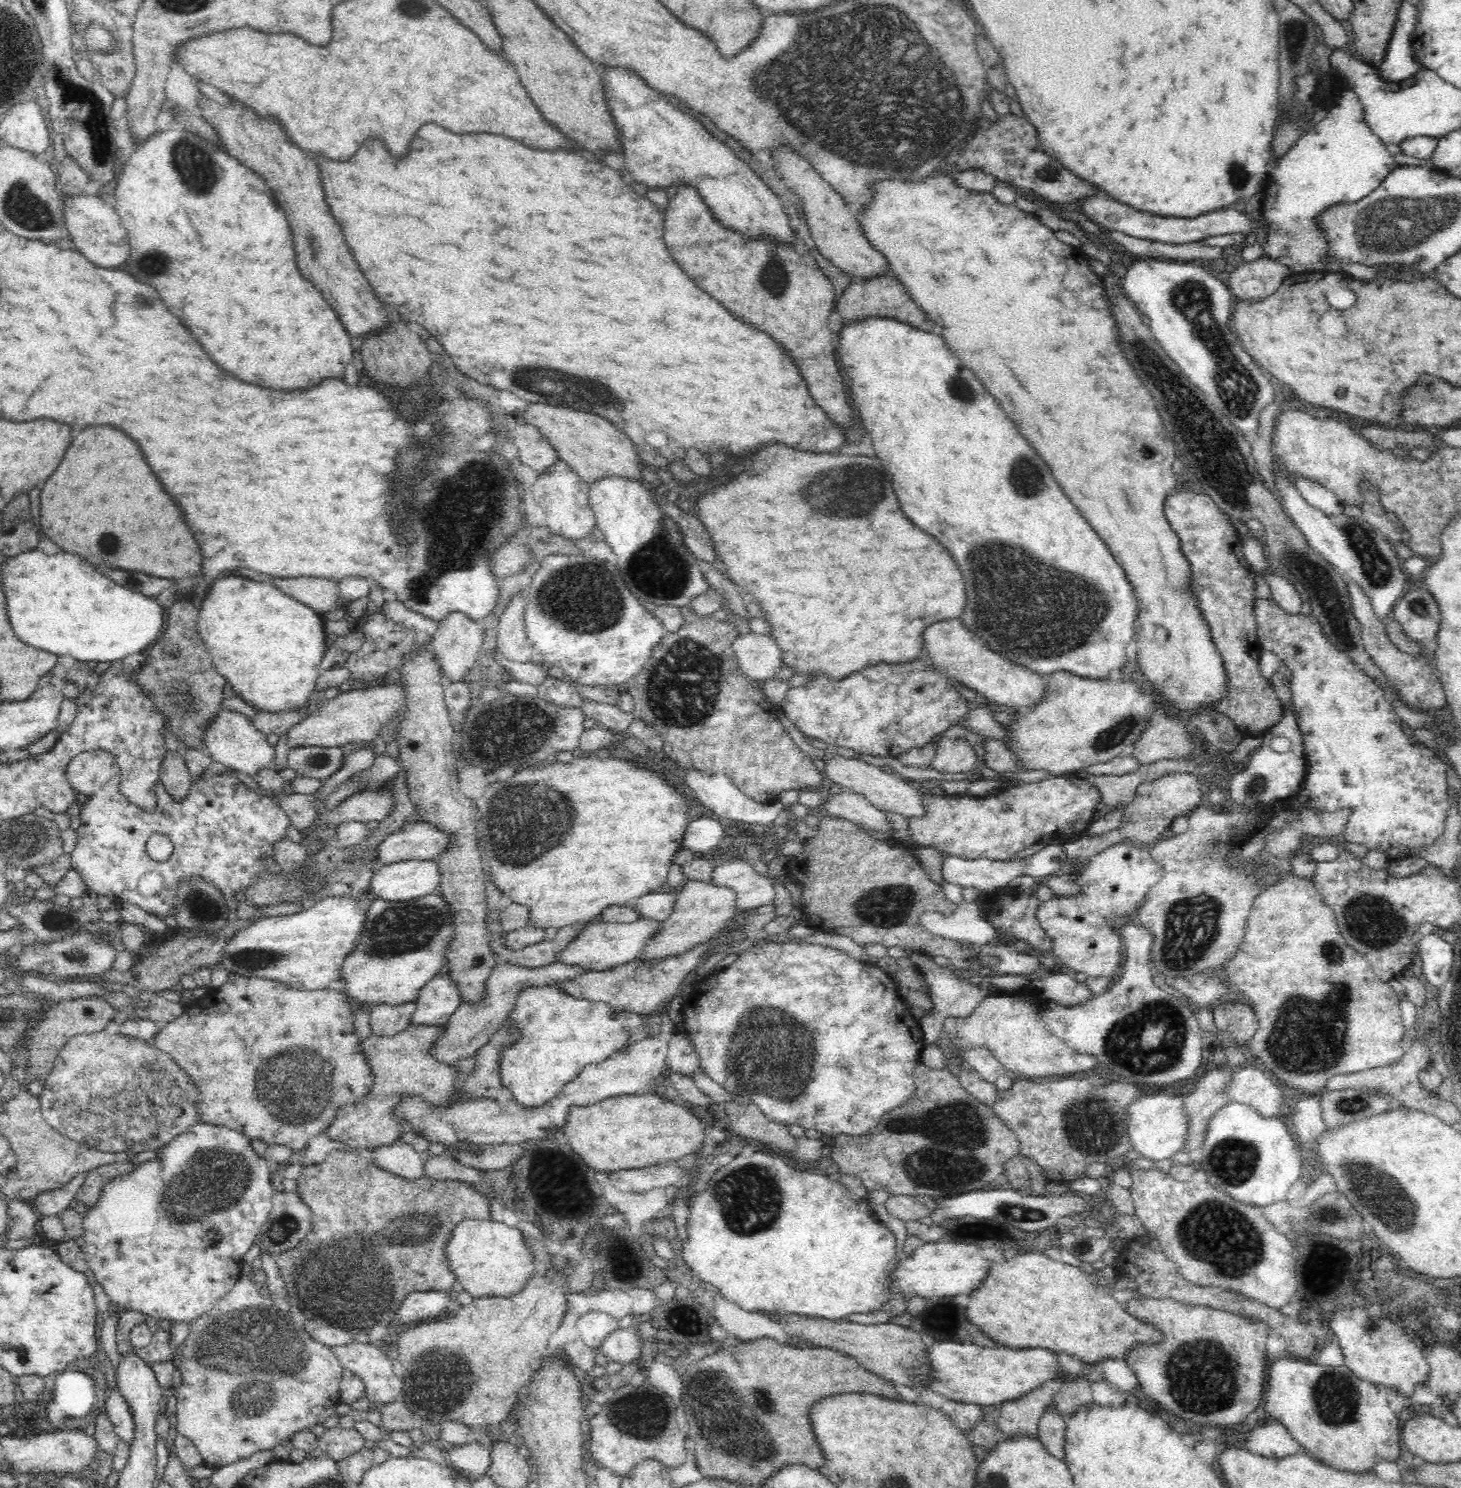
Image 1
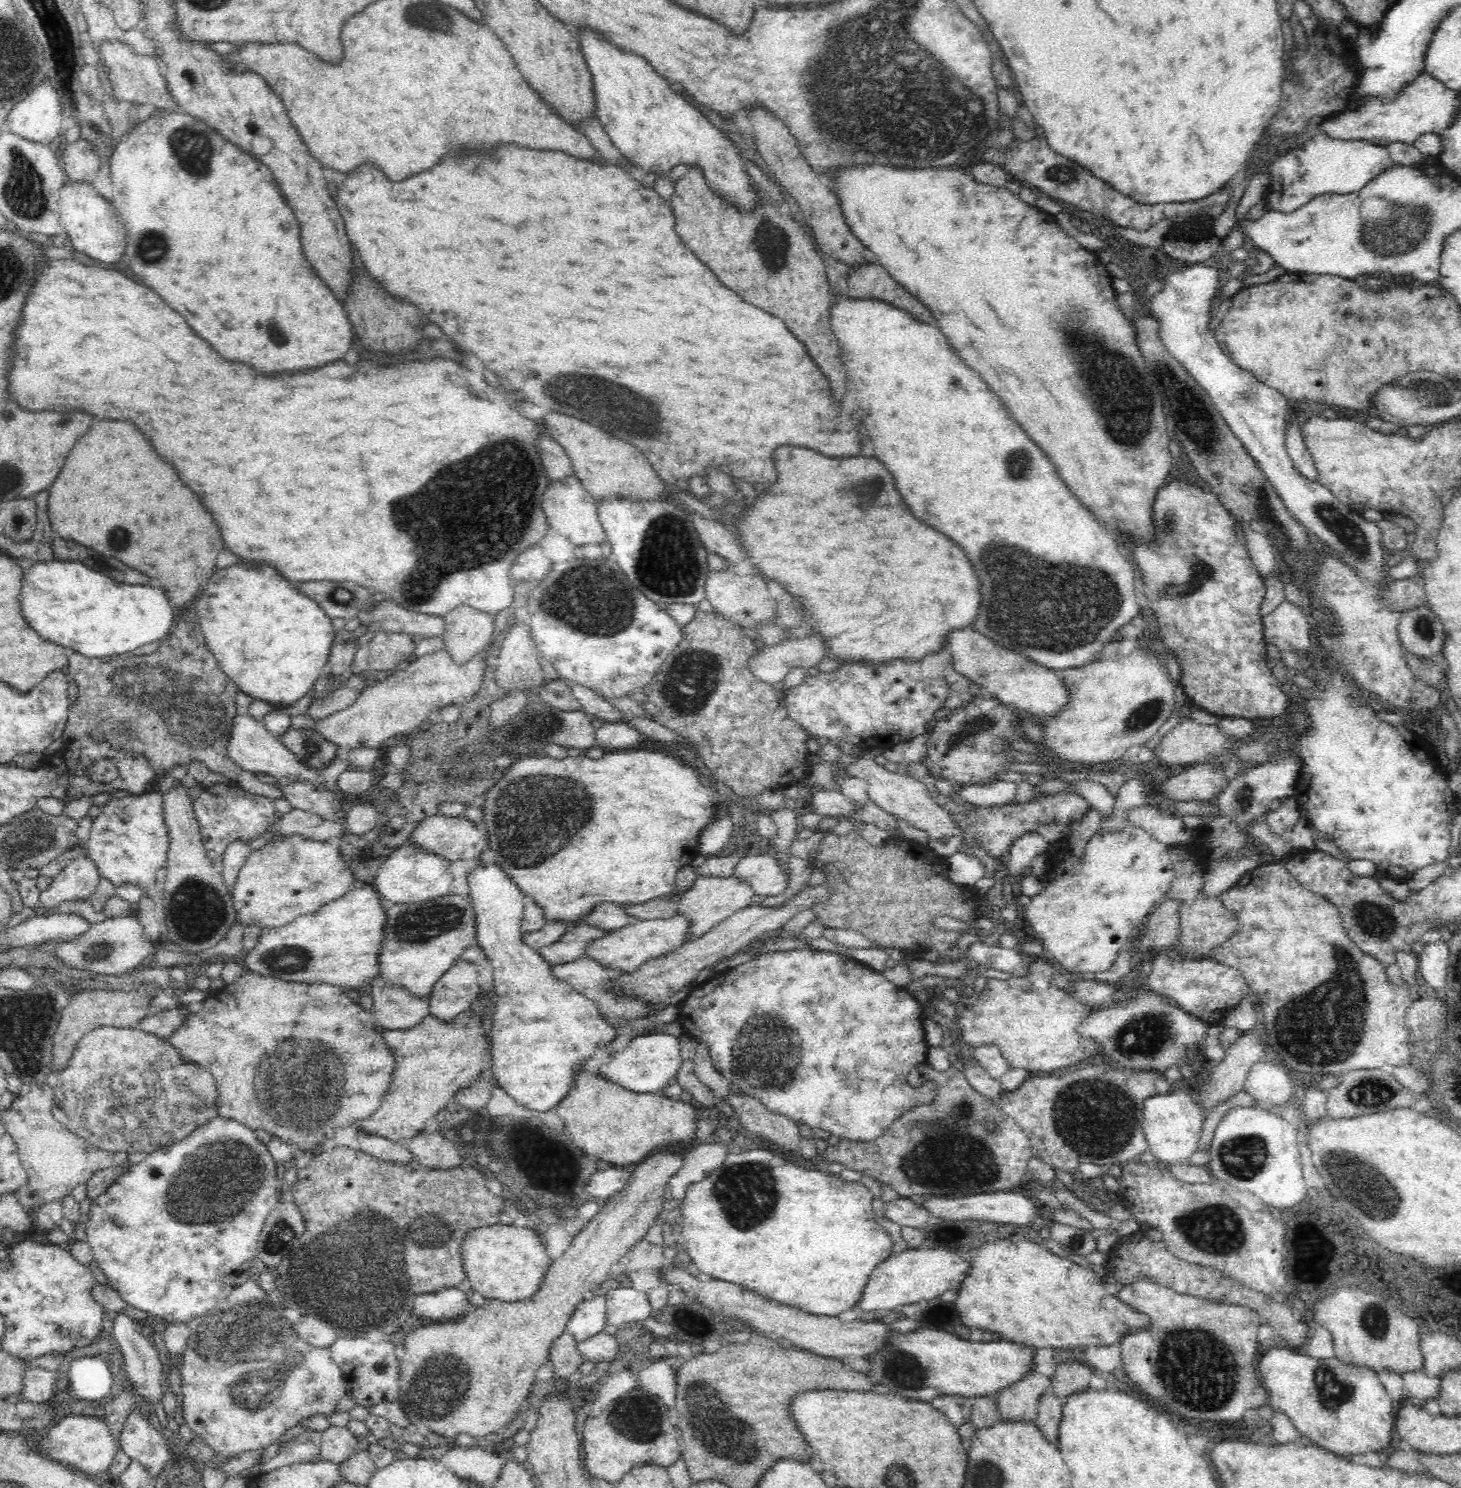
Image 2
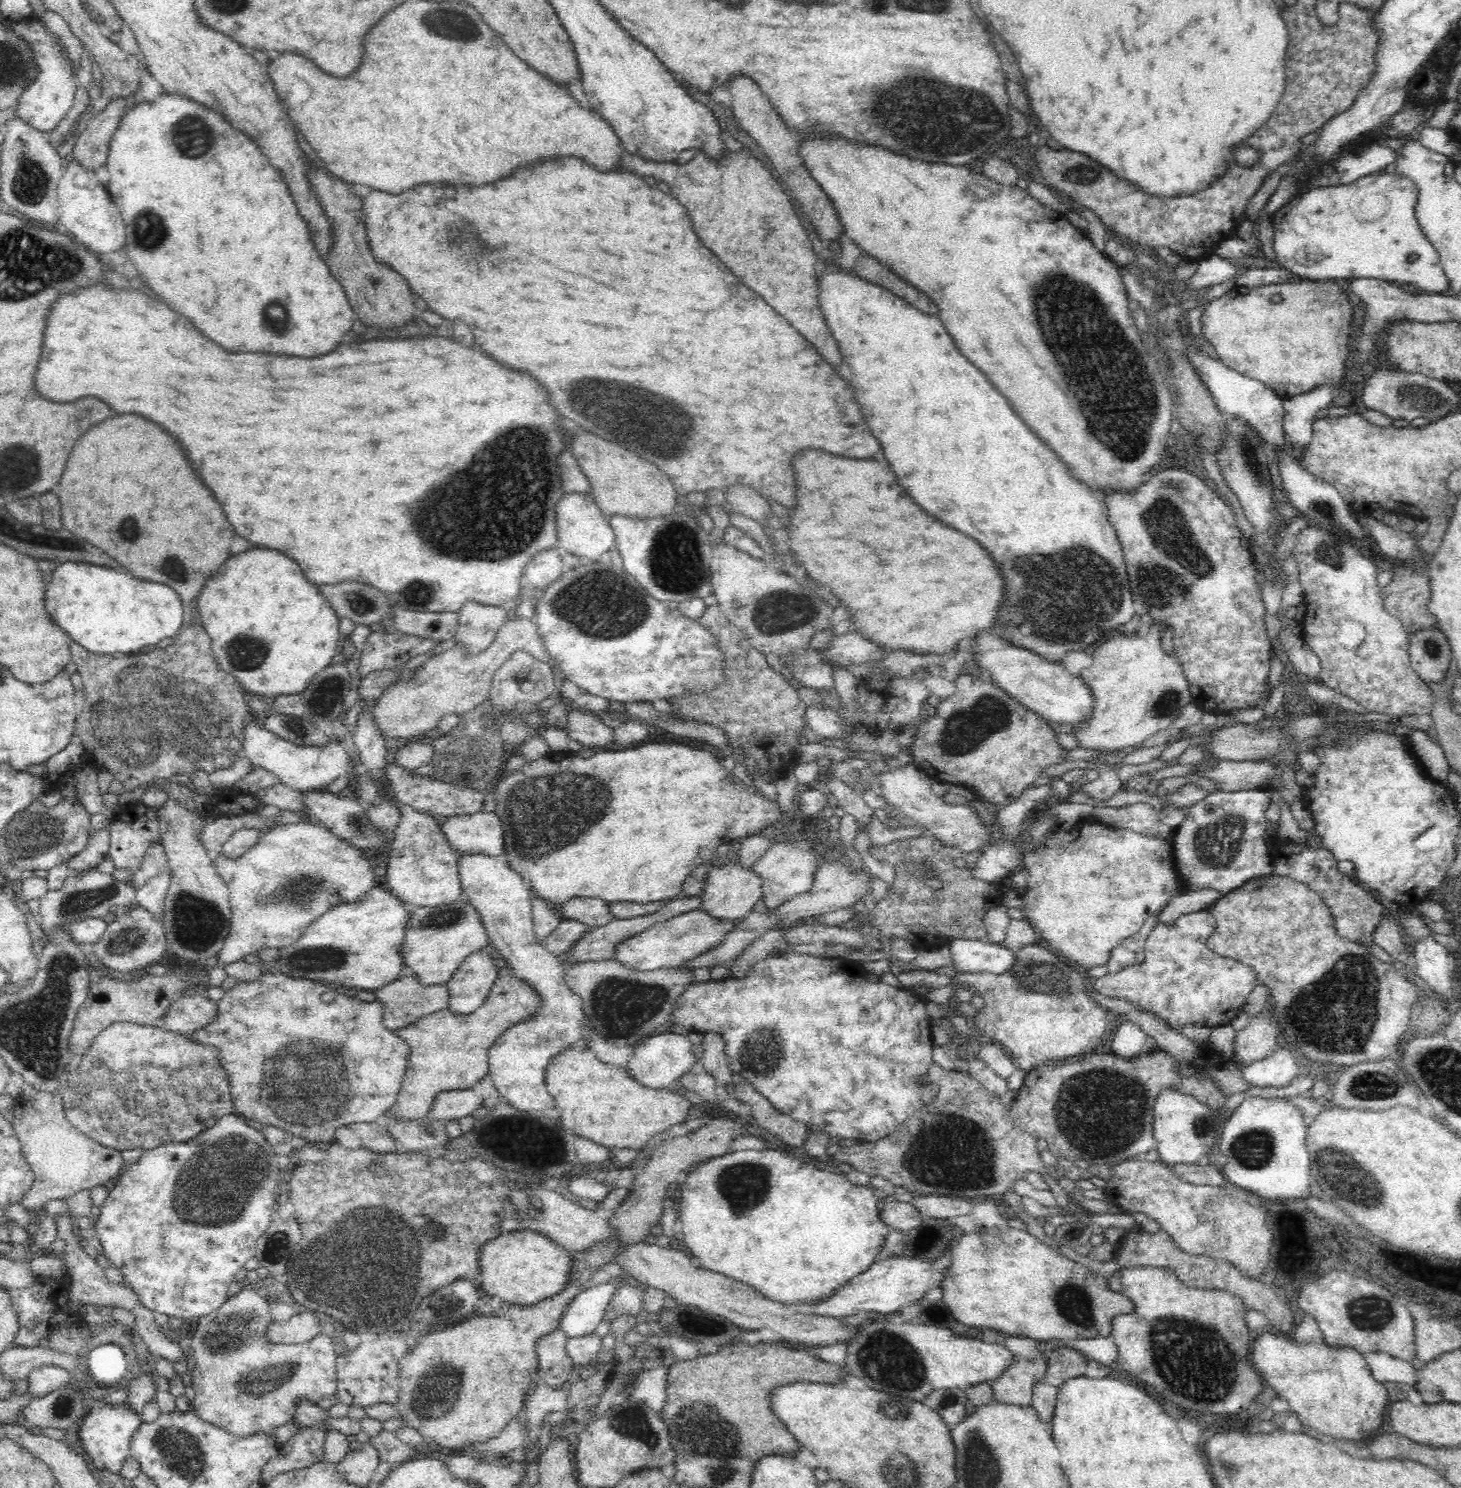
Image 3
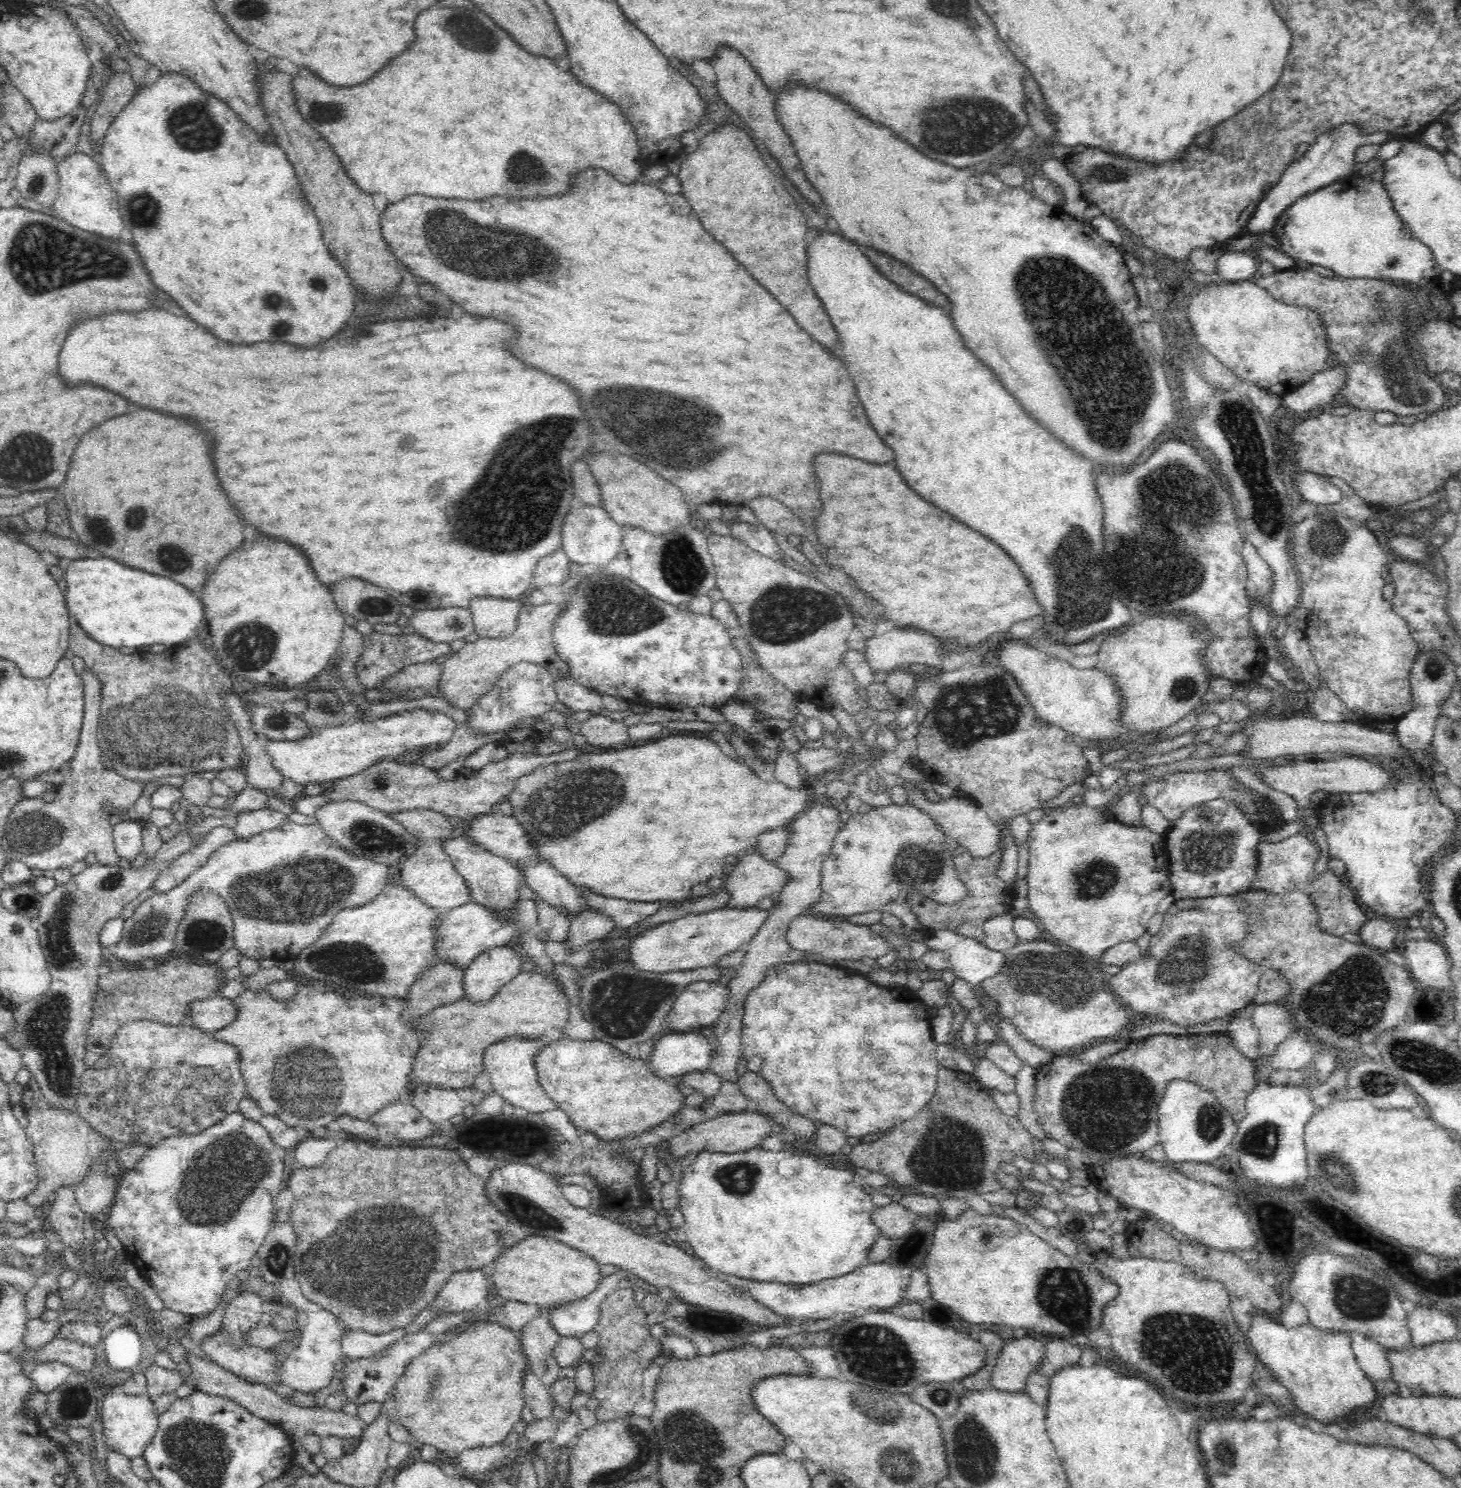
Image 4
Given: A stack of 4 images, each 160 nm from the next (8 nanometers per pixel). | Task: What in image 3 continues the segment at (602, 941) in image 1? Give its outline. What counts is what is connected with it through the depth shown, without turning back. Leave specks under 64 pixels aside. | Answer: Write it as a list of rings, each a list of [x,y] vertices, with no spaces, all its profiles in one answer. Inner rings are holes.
[[[702,909],[693,910],[657,923],[641,934],[624,940],[622,944],[616,946],[613,958],[628,968],[642,972],[659,968],[679,968],[682,964],[702,956],[706,950],[712,950],[714,946],[718,946],[740,922],[740,919],[721,922],[710,917],[710,914]]]

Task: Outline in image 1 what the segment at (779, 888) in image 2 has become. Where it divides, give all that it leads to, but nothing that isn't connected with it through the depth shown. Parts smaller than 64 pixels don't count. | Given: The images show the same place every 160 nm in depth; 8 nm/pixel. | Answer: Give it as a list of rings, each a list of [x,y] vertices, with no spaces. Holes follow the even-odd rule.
[[[736,860],[716,867],[712,884],[735,891],[736,910],[740,913],[753,912],[759,906],[774,904],[773,880],[758,874],[747,860]]]

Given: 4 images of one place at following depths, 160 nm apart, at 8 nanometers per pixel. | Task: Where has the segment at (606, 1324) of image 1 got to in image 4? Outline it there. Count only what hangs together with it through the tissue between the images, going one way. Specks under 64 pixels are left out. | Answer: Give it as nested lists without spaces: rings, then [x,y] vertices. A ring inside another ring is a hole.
[[[622,1269],[608,1275],[600,1282],[598,1288],[582,1300],[568,1302],[564,1306],[554,1308],[550,1314],[550,1324],[561,1337],[576,1337],[591,1334],[598,1324],[601,1302],[608,1294],[618,1289],[618,1282],[624,1278]]]

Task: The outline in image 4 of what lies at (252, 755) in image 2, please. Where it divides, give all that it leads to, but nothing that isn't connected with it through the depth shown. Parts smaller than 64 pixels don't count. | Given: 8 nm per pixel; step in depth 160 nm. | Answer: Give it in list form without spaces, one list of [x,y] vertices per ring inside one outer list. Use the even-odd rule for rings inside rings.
[[[415,709],[412,711],[405,711],[402,714],[392,714],[390,716],[381,717],[381,718],[373,718],[373,720],[362,720],[362,719],[349,719],[348,721],[342,723],[338,726],[329,726],[323,729],[319,729],[317,731],[313,731],[310,736],[306,736],[304,738],[295,740],[295,741],[276,741],[269,740],[267,738],[261,738],[261,741],[264,740],[264,744],[267,743],[267,751],[270,753],[270,759],[272,759],[272,765],[284,775],[284,778],[294,780],[294,782],[306,786],[308,782],[328,782],[329,780],[341,779],[347,776],[352,776],[353,774],[358,774],[362,772],[366,767],[372,766],[374,763],[383,761],[383,760],[394,760],[396,761],[398,756],[402,756],[404,752],[408,752],[408,750],[414,750],[414,748],[420,748],[422,746],[430,746],[430,744],[444,745],[450,738],[453,737],[454,731],[456,730],[458,723],[454,721],[454,719],[447,716],[445,713],[441,711],[432,711],[429,712],[425,709]]]

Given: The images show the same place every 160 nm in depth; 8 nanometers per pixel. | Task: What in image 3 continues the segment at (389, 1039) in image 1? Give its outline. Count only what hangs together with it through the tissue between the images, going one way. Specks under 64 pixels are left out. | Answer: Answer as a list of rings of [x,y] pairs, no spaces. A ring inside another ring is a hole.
[[[516,975],[500,976],[494,980],[494,987],[486,1002],[470,1014],[453,1013],[444,1009],[430,1013],[415,1020],[411,1025],[396,1030],[398,1037],[404,1039],[410,1046],[408,1066],[404,1074],[398,1098],[391,1109],[396,1119],[421,1119],[429,1114],[435,1096],[442,1091],[456,1089],[470,1089],[482,1077],[489,1074],[489,1050],[500,1038],[500,1035],[511,1026],[516,1026],[534,1016],[540,1008],[541,999],[537,991],[527,984],[524,979]]]

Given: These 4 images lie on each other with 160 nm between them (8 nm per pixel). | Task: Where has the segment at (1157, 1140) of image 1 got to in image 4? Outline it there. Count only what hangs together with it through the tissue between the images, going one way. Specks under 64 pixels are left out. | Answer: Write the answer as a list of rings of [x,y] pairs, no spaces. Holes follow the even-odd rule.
[[[1184,1079],[1167,1084],[1158,1105],[1159,1142],[1165,1158],[1172,1162],[1214,1162],[1230,1151],[1230,1144],[1238,1132],[1238,1121],[1210,1091]]]

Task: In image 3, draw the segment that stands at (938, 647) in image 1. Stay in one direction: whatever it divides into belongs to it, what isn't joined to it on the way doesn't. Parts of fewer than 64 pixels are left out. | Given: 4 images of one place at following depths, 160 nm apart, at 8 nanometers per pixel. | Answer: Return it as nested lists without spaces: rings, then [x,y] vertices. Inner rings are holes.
[[[981,631],[976,636],[974,651],[974,665],[982,672],[991,672],[994,685],[1004,689],[1010,697],[1028,707],[1035,716],[1042,717],[1053,724],[1072,724],[1075,728],[1082,728],[1090,720],[1090,712],[1094,708],[1092,689],[1079,674],[1070,674],[1062,663],[1054,663],[1048,659],[1026,649],[1011,644],[1004,637]]]

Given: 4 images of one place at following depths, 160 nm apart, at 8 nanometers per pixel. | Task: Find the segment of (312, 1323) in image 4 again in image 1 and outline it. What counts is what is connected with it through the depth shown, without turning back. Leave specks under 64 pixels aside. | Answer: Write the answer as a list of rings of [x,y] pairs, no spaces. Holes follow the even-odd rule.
[[[242,1262],[240,1266],[241,1273],[228,1294],[223,1296],[210,1312],[204,1313],[200,1318],[189,1322],[191,1332],[182,1348],[182,1358],[179,1366],[180,1373],[182,1373],[182,1385],[175,1392],[178,1400],[176,1430],[178,1433],[188,1437],[196,1445],[196,1449],[200,1451],[200,1455],[204,1459],[204,1465],[213,1469],[236,1461],[243,1462],[245,1458],[250,1458],[252,1454],[258,1451],[273,1449],[277,1443],[296,1434],[298,1431],[304,1431],[315,1425],[322,1424],[326,1418],[334,1416],[342,1404],[339,1389],[344,1369],[339,1362],[339,1358],[332,1353],[330,1346],[315,1342],[304,1328],[300,1328],[300,1325],[304,1324],[307,1319],[312,1318],[312,1312],[292,1312],[293,1325],[296,1326],[296,1328],[292,1328],[294,1332],[288,1332],[288,1328],[280,1328],[282,1322],[276,1318],[276,1314],[278,1314],[278,1310],[282,1311],[282,1313],[288,1313],[290,1311],[289,1304],[277,1294],[266,1294],[262,1287],[254,1281],[252,1277],[254,1269],[250,1264]]]

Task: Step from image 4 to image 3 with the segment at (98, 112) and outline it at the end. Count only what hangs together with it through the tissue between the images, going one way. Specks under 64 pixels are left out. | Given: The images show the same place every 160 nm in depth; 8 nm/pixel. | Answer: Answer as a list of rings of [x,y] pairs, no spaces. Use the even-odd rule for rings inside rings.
[[[126,97],[115,98],[89,120],[86,128],[78,130],[68,149],[81,166],[93,171],[106,166],[112,135],[125,112]]]

